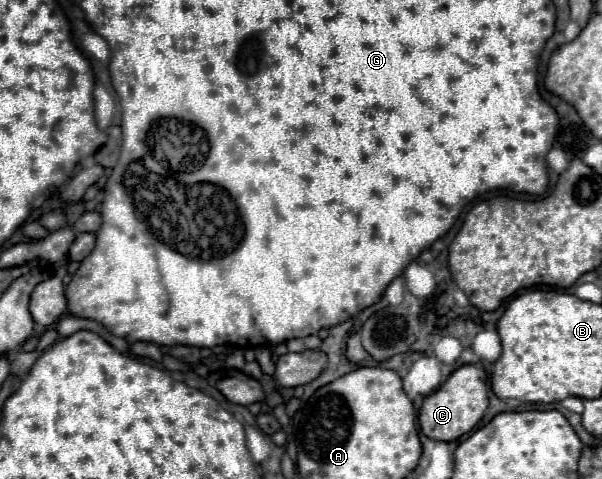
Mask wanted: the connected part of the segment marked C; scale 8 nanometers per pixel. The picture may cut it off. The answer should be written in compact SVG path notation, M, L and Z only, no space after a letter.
M464 364L456 368L436 392L424 398L424 404L418 414L420 430L432 440L444 440L444 442L458 440L462 434L470 432L480 422L486 408L488 408L486 372L480 366Z

